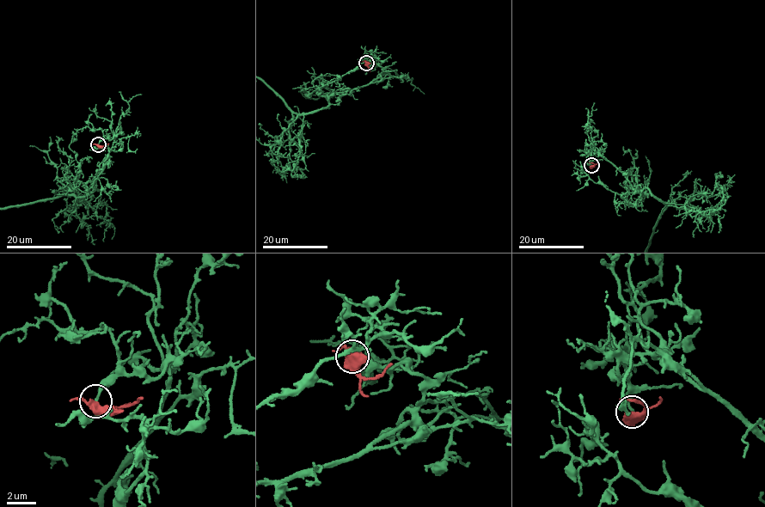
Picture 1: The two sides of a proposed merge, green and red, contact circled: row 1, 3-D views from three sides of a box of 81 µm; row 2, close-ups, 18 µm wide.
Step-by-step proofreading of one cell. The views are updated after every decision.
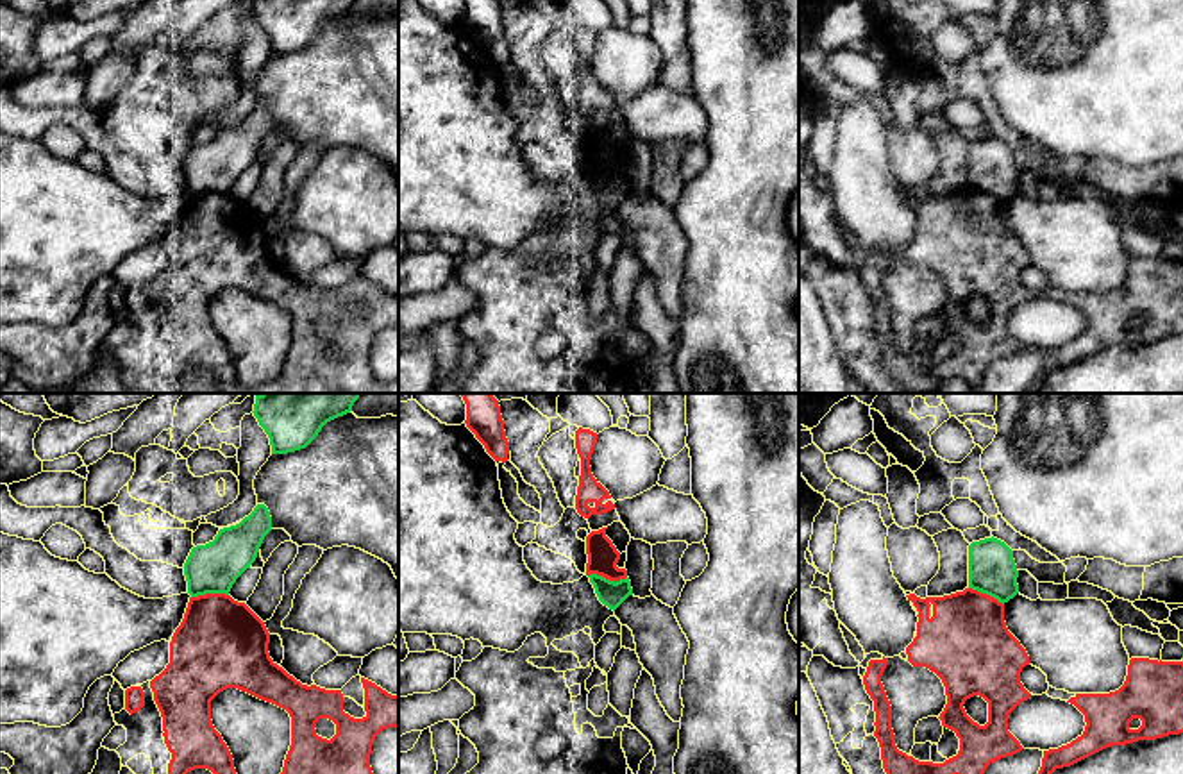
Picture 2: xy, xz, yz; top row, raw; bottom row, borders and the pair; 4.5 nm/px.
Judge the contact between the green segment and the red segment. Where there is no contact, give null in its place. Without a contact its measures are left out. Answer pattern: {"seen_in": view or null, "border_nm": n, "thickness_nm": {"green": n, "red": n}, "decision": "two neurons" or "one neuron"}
{"seen_in": "xz", "border_nm": 180, "thickness_nm": {"green": 120, "red": 140}, "decision": "two neurons"}

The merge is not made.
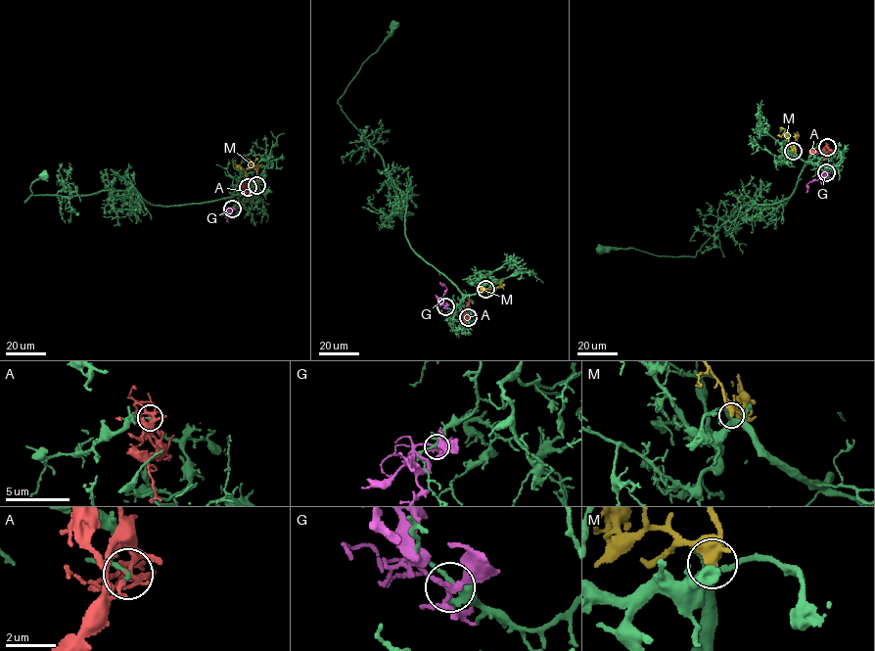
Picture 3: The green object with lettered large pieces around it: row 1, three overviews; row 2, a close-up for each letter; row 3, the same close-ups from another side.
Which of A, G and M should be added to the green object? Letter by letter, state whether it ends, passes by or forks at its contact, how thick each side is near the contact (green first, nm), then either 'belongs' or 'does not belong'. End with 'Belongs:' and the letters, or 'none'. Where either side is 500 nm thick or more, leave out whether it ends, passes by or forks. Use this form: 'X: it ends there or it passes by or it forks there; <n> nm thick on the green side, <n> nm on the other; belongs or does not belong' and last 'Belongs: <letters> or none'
A: it forks there; 120 nm thick on the green side, 140 nm on the other; does not belong
G: it forks there; 220 nm thick on the green side, 200 nm on the other; does not belong
M: it forks there; 360 nm thick on the green side, 340 nm on the other; belongs
Belongs: M

